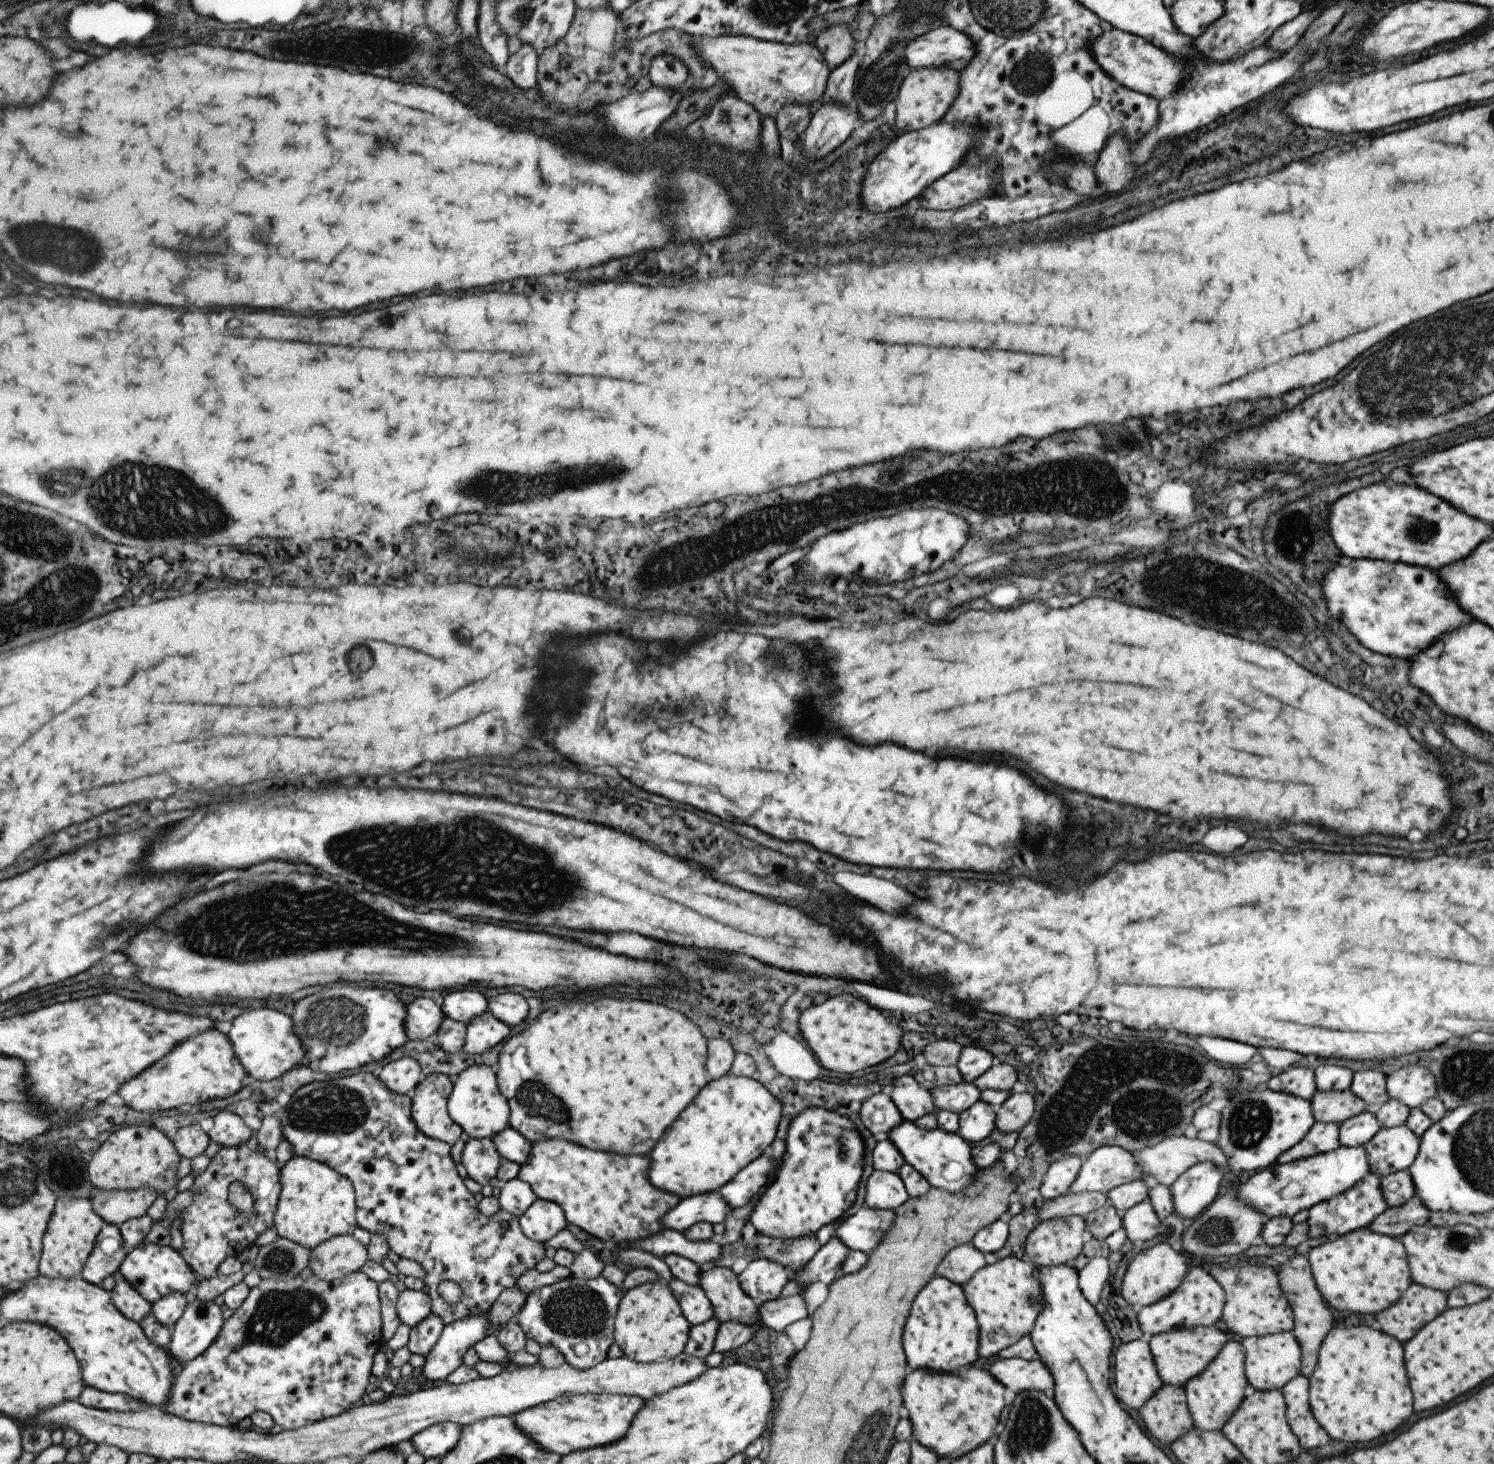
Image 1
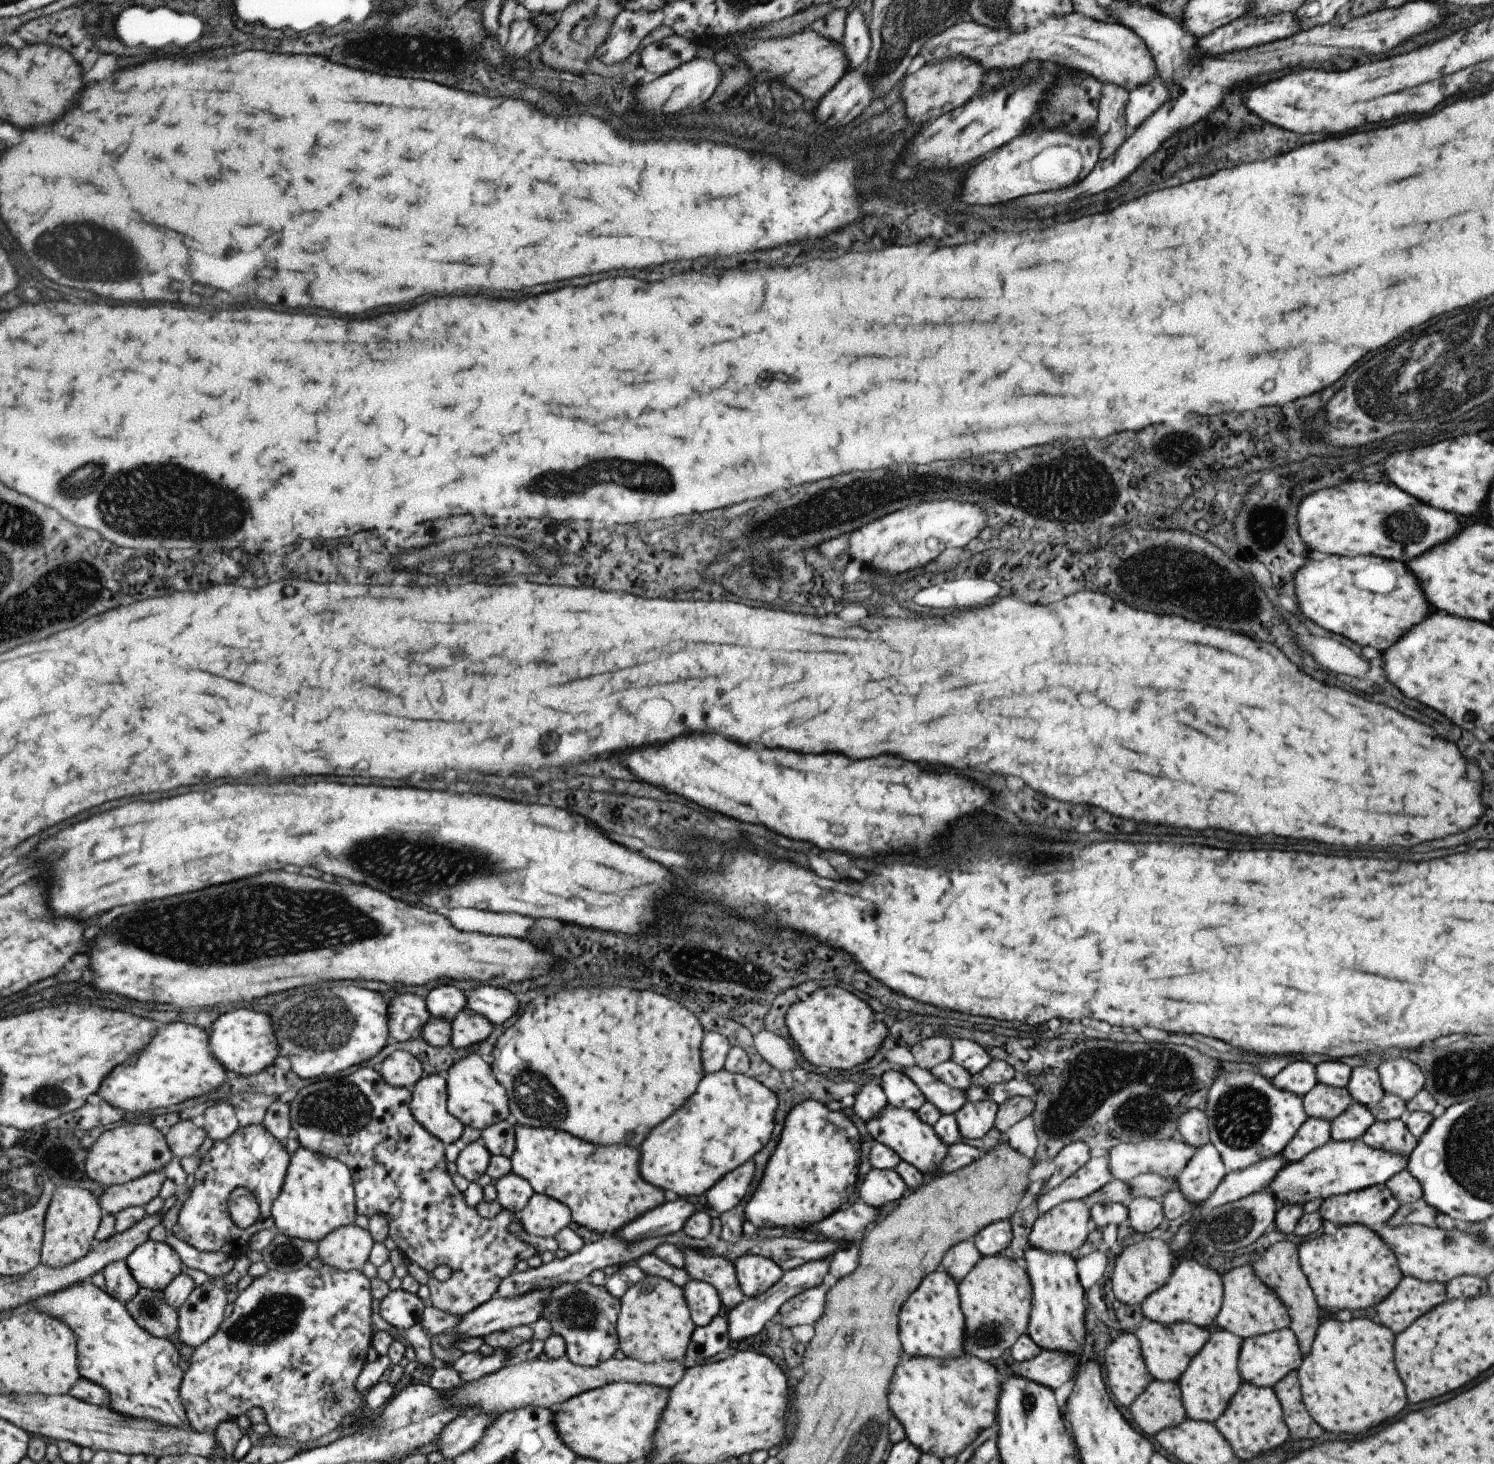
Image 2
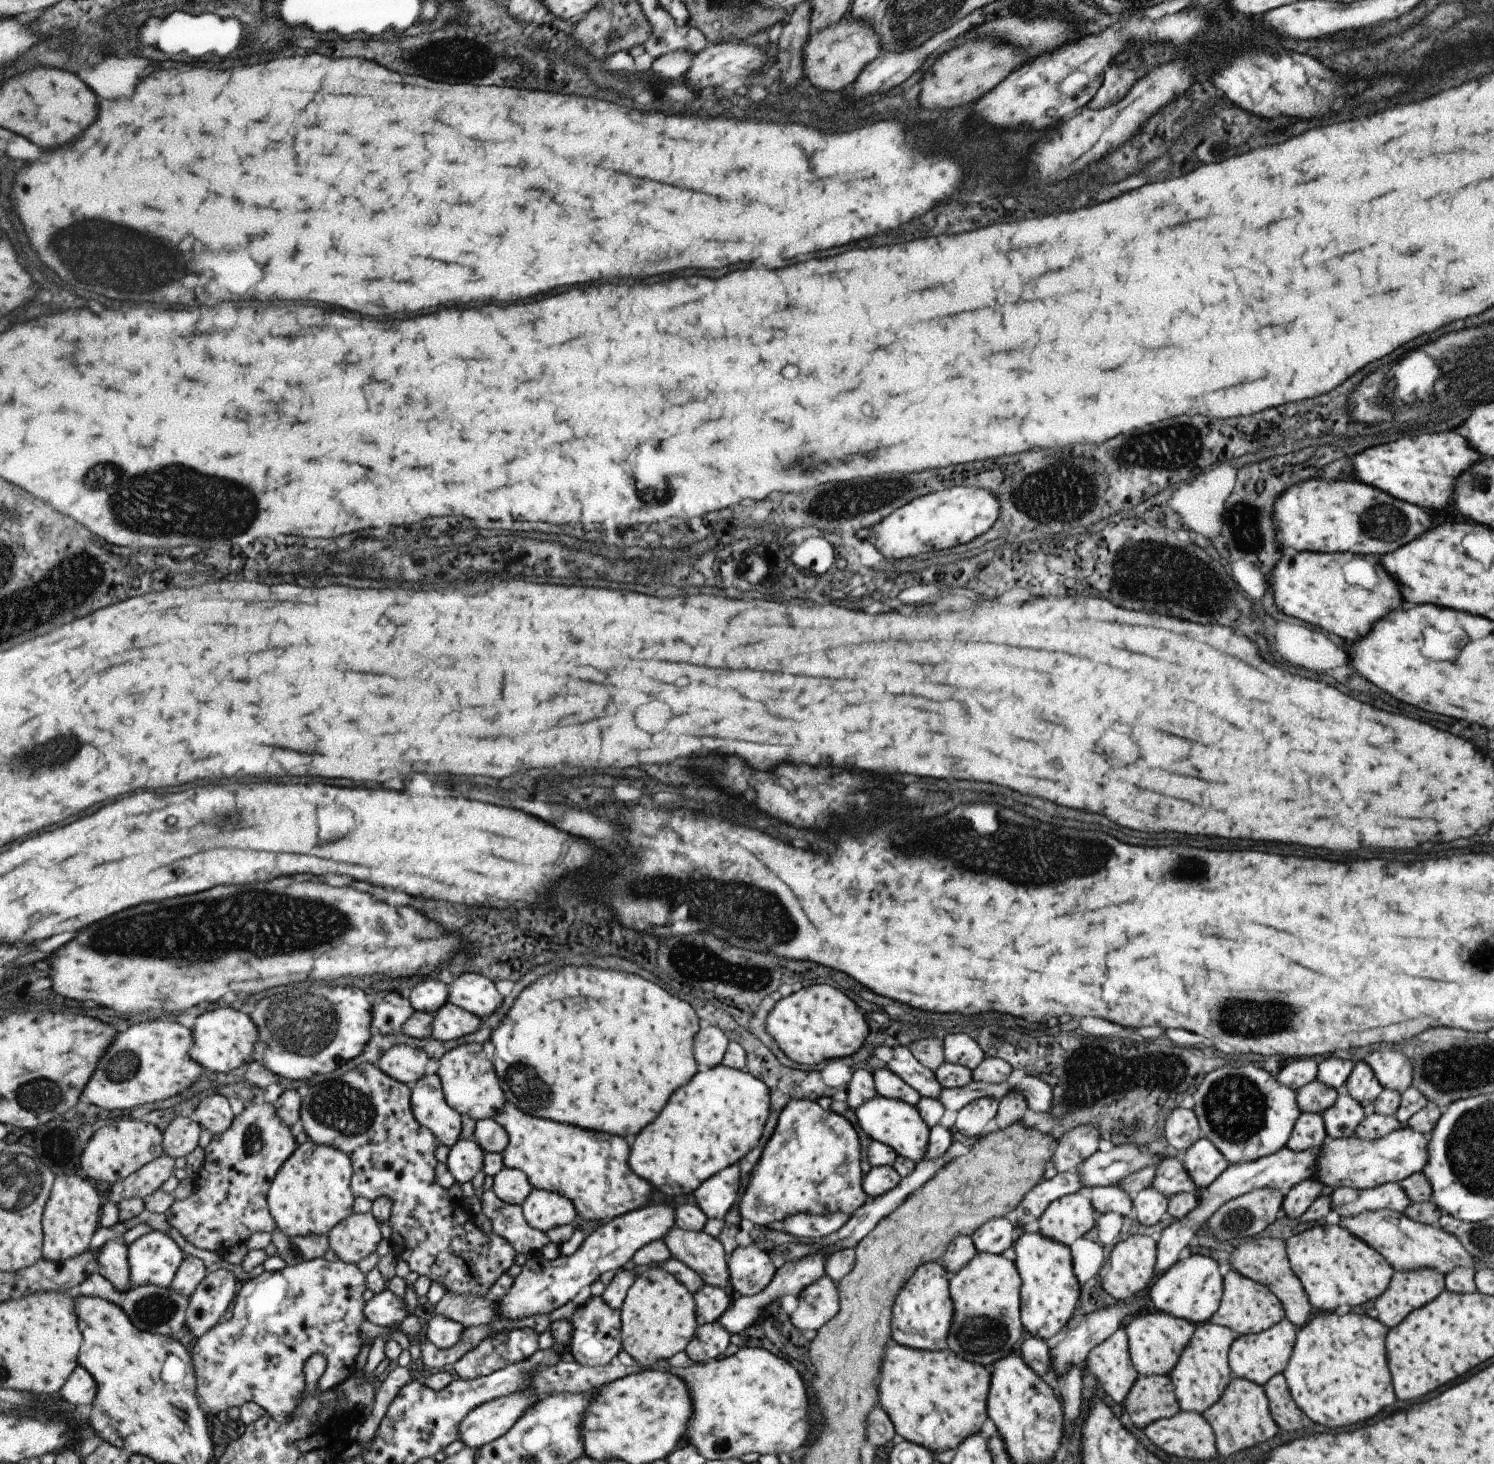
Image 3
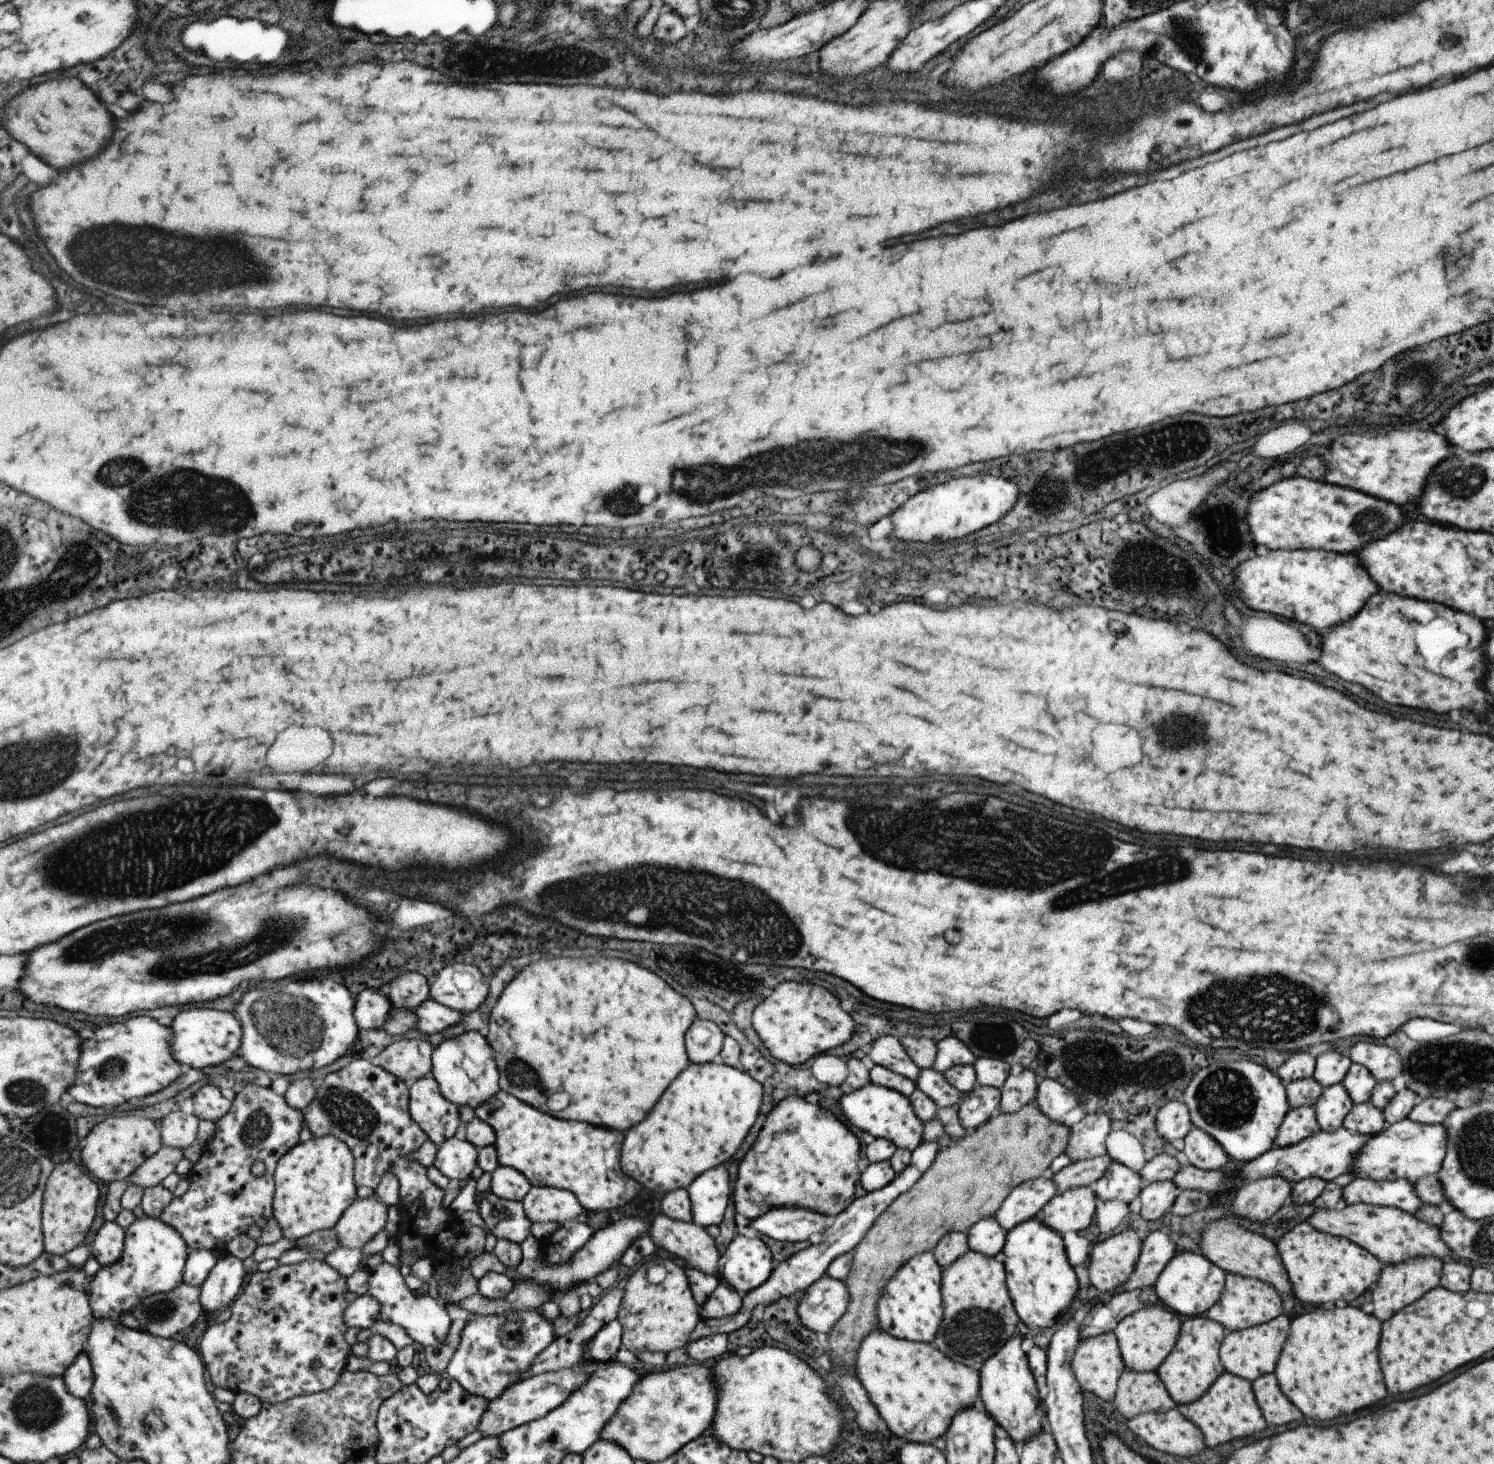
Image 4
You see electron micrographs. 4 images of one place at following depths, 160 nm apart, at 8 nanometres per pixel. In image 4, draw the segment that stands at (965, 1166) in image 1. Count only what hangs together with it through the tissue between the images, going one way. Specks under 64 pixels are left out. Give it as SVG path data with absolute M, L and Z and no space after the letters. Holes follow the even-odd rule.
M869 1082L839 1099L845 1118L859 1130L868 1132L874 1138L892 1142L896 1148L911 1152L922 1140L922 1122L915 1116L907 1097L898 1092Z

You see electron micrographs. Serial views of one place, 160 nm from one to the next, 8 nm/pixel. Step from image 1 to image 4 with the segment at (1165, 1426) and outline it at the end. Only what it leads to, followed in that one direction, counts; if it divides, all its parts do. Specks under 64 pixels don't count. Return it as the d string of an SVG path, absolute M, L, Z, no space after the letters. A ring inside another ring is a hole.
M1124 1370L1112 1401L1119 1414L1127 1419L1148 1412L1164 1413L1177 1405L1155 1371L1136 1373Z

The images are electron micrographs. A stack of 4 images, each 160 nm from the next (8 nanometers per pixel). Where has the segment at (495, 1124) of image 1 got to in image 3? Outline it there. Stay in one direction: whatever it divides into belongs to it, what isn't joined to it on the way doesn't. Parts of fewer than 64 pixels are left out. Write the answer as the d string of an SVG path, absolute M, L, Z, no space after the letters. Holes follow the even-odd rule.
M480 1044L459 1045L445 1052L438 1061L440 1064L437 1076L444 1099L447 1106L455 1109L461 1116L469 1116L477 1122L492 1118L504 1107L504 1092L495 1076L492 1061L487 1060Z

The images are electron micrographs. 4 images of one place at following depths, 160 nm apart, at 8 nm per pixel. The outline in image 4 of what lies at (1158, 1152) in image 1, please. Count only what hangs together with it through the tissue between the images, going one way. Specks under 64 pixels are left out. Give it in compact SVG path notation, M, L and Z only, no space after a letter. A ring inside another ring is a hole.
M1105 1152L1092 1159L1069 1163L1054 1175L1048 1175L1055 1183L1057 1193L1070 1188L1092 1187L1103 1176L1111 1161L1112 1158Z

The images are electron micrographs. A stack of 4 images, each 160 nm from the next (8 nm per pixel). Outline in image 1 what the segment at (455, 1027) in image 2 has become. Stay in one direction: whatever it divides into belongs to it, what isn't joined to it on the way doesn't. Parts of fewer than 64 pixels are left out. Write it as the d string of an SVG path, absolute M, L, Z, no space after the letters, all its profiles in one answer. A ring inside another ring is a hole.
M487 1010L471 1019L466 1025L466 1035L462 1050L474 1055L493 1048L498 1042L507 1040L511 1028L494 1019Z

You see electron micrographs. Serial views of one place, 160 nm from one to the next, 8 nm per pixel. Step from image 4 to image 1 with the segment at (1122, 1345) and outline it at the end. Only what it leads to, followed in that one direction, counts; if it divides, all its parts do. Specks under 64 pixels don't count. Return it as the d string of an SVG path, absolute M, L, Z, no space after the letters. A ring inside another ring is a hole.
M1220 1325L1195 1328L1172 1328L1164 1333L1146 1337L1153 1362L1163 1385L1182 1387L1194 1376L1197 1376L1230 1340L1229 1332Z

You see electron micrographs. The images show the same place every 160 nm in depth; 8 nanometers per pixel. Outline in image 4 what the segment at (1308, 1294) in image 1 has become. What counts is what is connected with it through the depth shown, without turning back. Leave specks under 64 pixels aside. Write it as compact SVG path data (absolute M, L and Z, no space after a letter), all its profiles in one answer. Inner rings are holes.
M1221 1218L1208 1223L1200 1238L1201 1243L1198 1245L1201 1254L1209 1262L1224 1270L1225 1273L1233 1273L1242 1277L1257 1279L1271 1285L1281 1297L1283 1314L1287 1315L1293 1310L1295 1297L1292 1293L1287 1273L1280 1262L1280 1256L1278 1255L1274 1241L1267 1239L1266 1236L1244 1230Z

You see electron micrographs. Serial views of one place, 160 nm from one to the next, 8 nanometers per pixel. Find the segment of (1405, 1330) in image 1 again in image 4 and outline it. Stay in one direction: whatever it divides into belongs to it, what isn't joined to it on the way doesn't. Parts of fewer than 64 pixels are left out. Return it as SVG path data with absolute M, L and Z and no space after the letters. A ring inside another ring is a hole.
M1413 1257L1396 1265L1384 1265L1379 1278L1371 1288L1373 1303L1371 1314L1380 1321L1387 1320L1392 1314L1399 1312L1427 1291L1437 1287L1441 1278L1442 1263L1435 1257Z

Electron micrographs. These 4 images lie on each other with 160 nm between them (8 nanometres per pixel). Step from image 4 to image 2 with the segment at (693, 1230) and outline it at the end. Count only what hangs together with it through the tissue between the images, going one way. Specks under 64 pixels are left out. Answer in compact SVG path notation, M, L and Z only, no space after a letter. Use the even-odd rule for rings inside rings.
M678 1246L683 1256L684 1270L689 1279L703 1281L715 1288L724 1311L730 1311L745 1296L739 1290L732 1262L714 1253Z

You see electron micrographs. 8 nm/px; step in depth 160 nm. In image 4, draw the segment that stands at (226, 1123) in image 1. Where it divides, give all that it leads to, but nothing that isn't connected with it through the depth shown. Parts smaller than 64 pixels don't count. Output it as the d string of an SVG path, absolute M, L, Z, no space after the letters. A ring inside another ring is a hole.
M221 1081L209 1082L192 1098L193 1113L201 1121L217 1124L231 1110L232 1101L221 1094L220 1086Z

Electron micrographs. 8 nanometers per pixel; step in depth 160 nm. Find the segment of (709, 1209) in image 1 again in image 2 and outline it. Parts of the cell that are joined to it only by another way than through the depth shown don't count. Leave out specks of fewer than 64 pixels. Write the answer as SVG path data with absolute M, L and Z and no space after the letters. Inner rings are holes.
M677 1197L673 1201L665 1201L645 1214L637 1216L635 1220L627 1222L614 1235L619 1236L627 1244L635 1244L635 1242L641 1242L647 1238L675 1234L682 1230L683 1223L694 1211L695 1208L687 1200Z

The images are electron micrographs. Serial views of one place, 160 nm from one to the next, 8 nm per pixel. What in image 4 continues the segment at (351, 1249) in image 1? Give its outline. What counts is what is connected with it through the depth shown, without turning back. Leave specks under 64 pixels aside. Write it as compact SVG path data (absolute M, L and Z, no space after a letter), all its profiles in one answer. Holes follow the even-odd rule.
M374 1194L361 1200L357 1198L334 1228L341 1246L353 1249L365 1246L383 1230L385 1214L385 1204Z

